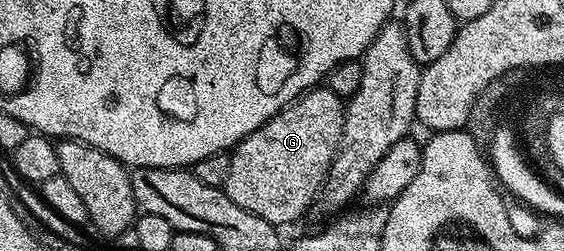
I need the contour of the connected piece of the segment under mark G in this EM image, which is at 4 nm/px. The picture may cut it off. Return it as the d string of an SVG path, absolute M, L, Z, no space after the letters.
M314 87L300 99L275 114L266 125L260 125L251 135L247 135L231 153L231 175L223 186L225 194L239 207L267 219L267 223L284 227L297 221L316 202L321 185L329 174L329 168L337 155L341 143L341 132L345 126L345 110L342 98L337 97L327 87Z

